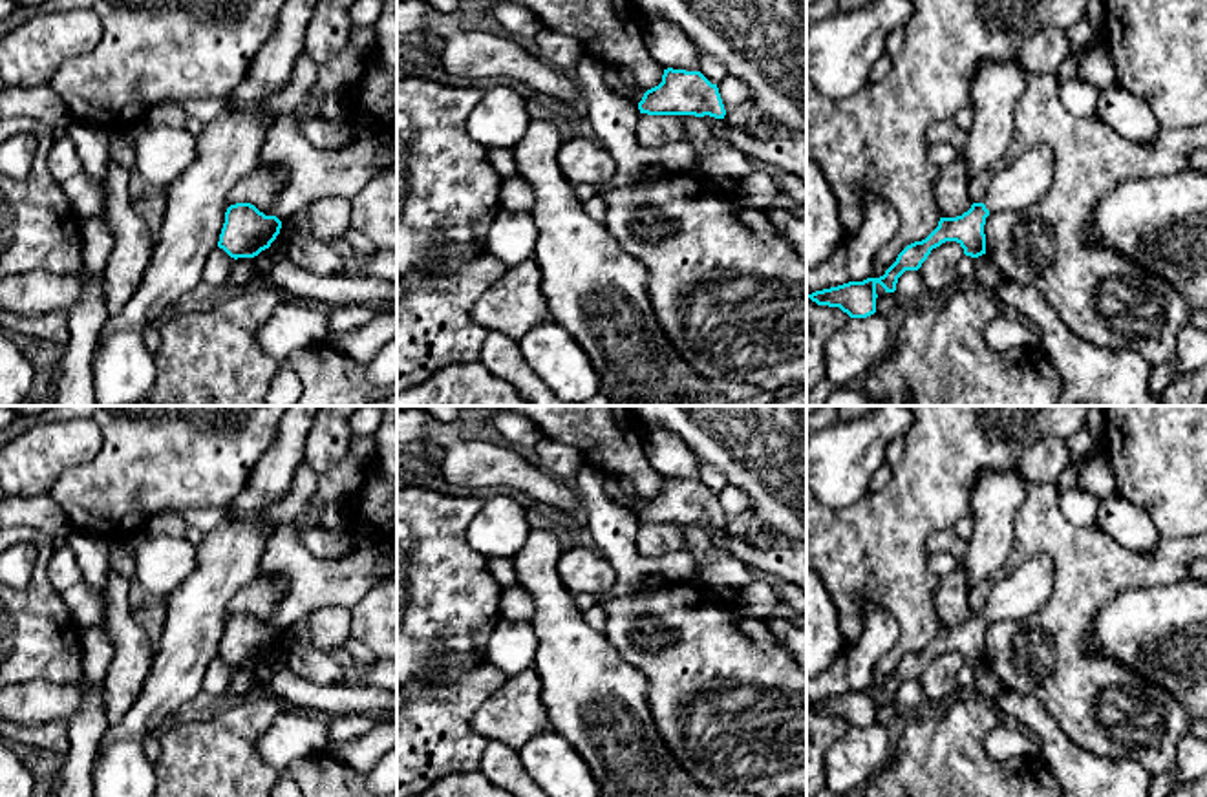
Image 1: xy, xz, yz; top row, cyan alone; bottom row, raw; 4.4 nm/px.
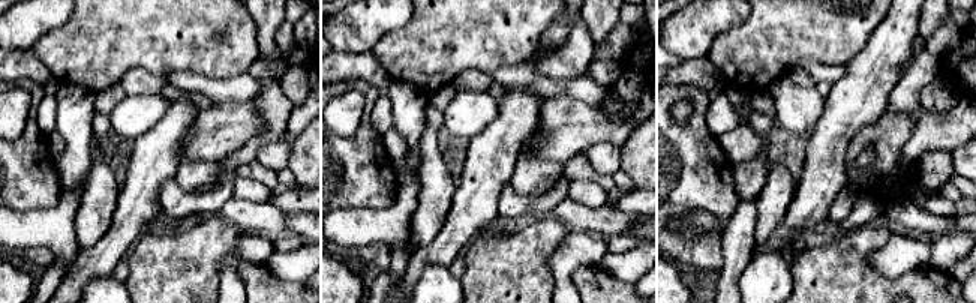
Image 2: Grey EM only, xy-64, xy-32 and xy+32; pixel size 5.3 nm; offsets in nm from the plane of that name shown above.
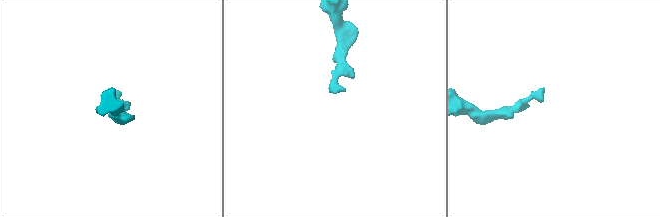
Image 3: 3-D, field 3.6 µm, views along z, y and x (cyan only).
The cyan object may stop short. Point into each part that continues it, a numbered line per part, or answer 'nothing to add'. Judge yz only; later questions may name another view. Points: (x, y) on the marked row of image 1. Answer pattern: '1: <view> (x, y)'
nothing to add

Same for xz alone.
nothing to add

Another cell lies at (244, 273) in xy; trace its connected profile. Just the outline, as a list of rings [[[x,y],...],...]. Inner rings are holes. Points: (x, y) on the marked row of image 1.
[[[238,258],[234,260],[232,272],[229,280],[223,283],[227,287],[240,287],[240,285],[256,285],[258,272],[254,269],[252,258]]]

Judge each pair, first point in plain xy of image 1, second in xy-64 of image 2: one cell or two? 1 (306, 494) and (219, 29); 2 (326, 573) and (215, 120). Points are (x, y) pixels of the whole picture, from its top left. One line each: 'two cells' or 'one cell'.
1: one cell
2: one cell

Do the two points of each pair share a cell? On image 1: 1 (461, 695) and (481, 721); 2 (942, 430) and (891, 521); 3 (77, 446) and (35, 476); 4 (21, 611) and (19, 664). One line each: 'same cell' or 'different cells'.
1: different cells
2: same cell
3: same cell
4: same cell

